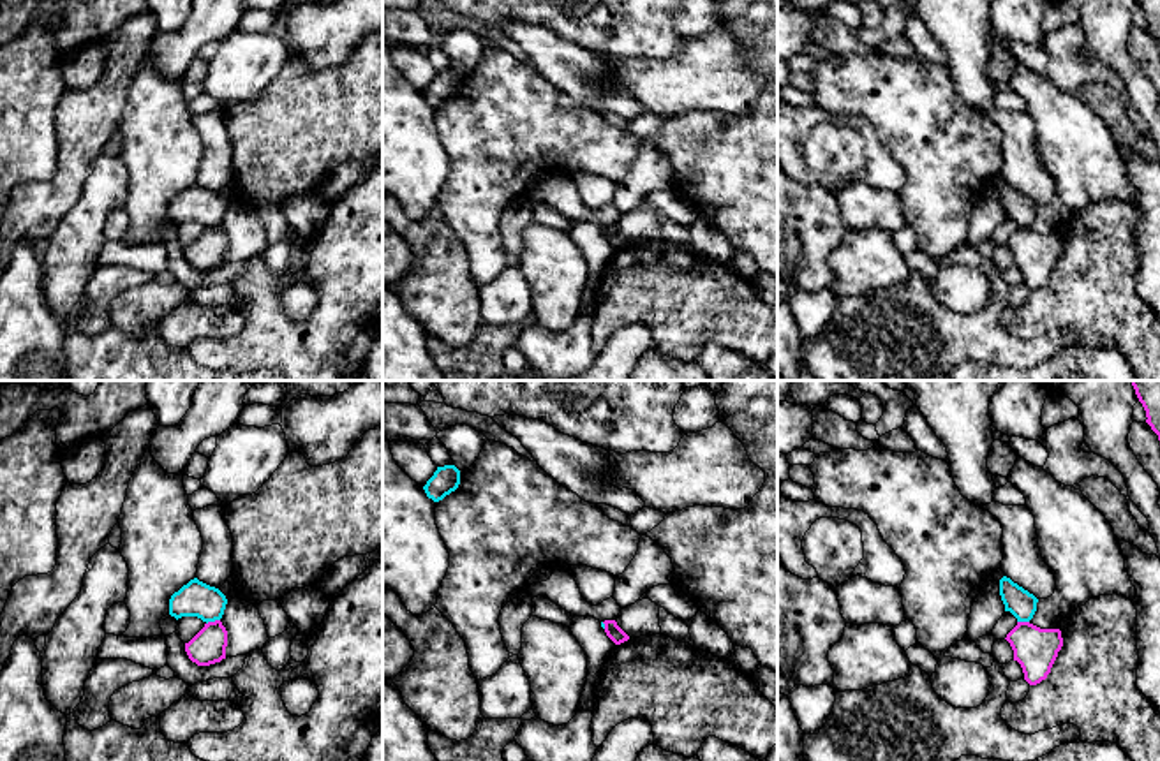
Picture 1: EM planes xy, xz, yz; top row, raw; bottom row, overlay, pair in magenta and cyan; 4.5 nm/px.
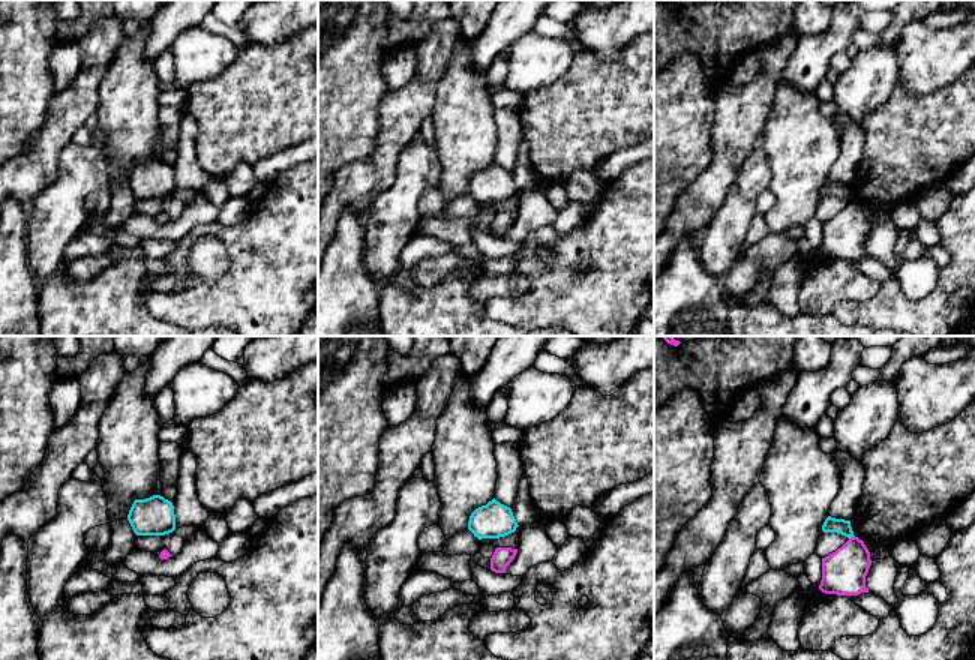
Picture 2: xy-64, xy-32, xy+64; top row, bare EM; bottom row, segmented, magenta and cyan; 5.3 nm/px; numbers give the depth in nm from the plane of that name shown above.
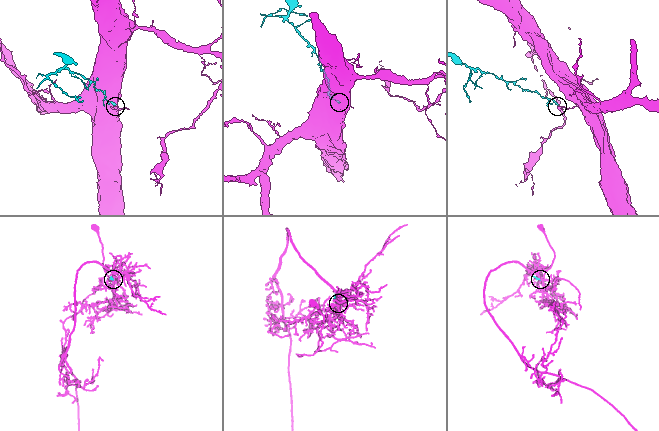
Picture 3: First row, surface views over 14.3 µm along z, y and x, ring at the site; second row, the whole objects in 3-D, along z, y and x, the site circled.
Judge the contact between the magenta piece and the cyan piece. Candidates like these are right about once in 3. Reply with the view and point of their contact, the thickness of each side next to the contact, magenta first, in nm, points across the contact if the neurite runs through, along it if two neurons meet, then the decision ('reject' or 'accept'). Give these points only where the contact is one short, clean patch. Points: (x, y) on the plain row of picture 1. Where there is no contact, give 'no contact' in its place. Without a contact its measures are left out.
contact xy (212, 228); calibres 160 and 160 nm; border xy (219, 224), (207, 229); reject

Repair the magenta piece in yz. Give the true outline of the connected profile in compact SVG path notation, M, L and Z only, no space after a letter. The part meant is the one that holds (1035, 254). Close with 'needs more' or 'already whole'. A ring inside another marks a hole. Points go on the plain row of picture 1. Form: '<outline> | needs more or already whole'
M1017 227L1005 245L1010 248L1014 266L1021 270L1030 291L1047 284L1063 252L1060 234L1040 234L1030 227Z | already whole

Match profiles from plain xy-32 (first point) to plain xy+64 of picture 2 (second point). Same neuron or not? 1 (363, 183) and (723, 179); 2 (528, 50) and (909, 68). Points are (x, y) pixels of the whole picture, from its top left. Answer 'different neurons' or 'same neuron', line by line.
1: same neuron
2: different neurons

